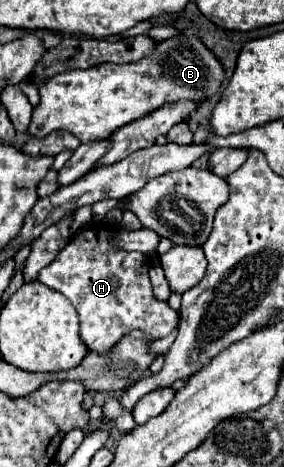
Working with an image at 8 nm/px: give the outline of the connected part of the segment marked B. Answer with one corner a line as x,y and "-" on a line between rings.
180,32
160,42
152,56
132,64
100,64
88,70
70,70
40,86
40,104
32,112
28,134
44,138
54,130
66,130
80,142
106,140
118,128
148,116
164,104
192,100
198,106
220,92
224,68
218,58
194,34

